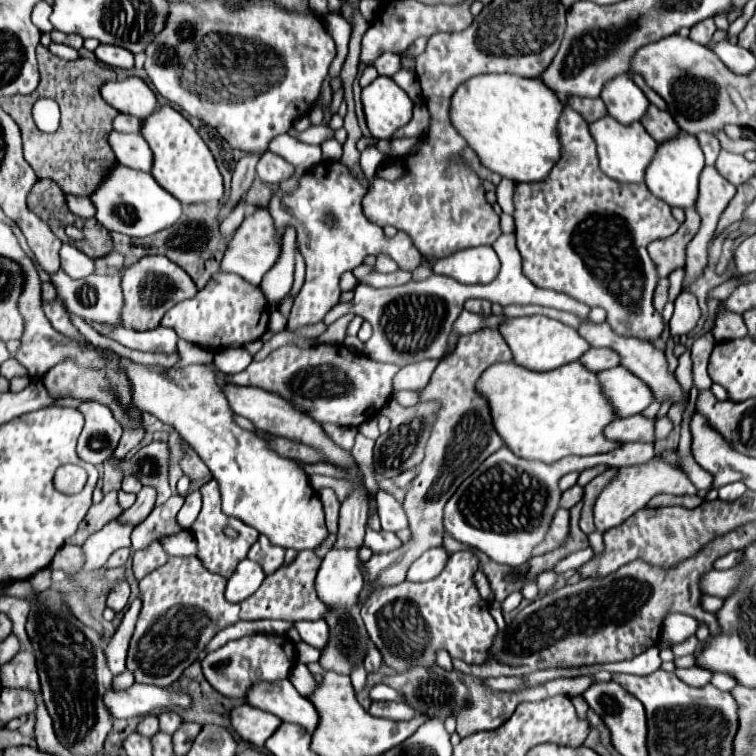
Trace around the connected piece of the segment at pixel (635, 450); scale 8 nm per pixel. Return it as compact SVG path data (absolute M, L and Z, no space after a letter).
M622 443L614 451L602 453L602 455L592 455L592 457L564 457L552 465L546 465L542 461L528 461L522 457L516 457L508 447L502 447L500 451L492 453L464 483L458 487L458 491L450 497L450 501L444 507L444 529L452 533L454 539L480 549L486 553L492 561L504 563L510 567L518 567L526 563L532 557L532 549L540 545L548 533L548 527L554 519L554 513L560 505L562 491L558 487L558 481L562 475L570 471L584 471L596 465L608 465L608 467L628 467L628 465L638 465L646 463L648 459L654 457L654 445L652 443Z

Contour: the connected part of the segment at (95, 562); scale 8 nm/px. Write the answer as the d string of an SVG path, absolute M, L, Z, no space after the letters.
M110 521L108 525L104 525L100 531L96 531L94 535L88 537L88 541L84 543L84 553L86 553L86 565L84 571L94 571L106 565L108 557L120 549L120 547L130 547L130 533L132 533L134 525L128 523L118 523L118 521Z

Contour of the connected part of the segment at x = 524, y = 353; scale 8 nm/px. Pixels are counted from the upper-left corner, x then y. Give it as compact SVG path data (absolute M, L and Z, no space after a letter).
M544 315L506 319L504 323L500 323L498 331L506 339L506 343L512 351L514 363L522 365L530 371L548 371L548 369L562 367L564 363L578 361L582 357L582 353L590 349L590 345L578 335L576 329L572 329L572 327L568 327L556 319L544 317Z

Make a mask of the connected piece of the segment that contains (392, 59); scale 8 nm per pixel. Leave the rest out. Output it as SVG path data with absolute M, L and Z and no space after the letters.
M384 53L380 59L376 59L374 67L378 69L380 75L386 75L386 77L392 77L394 73L400 71L400 57L396 53Z

